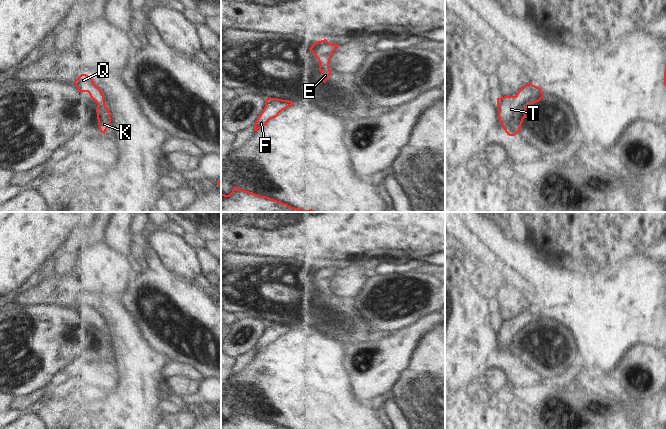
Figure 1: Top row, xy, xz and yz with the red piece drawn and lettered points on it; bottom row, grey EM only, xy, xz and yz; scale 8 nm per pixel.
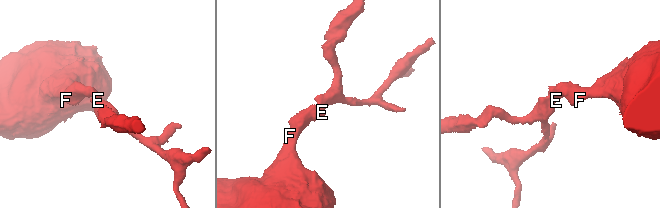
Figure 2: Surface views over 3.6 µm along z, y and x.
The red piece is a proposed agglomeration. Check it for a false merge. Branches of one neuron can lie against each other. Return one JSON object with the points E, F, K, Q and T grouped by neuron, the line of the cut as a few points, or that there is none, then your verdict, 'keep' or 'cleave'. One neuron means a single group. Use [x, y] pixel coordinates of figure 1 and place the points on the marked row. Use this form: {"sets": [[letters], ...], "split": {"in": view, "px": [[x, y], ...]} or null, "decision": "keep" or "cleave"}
{"sets": [["E", "F", "K", "Q", "T"]], "split": null, "decision": "keep"}

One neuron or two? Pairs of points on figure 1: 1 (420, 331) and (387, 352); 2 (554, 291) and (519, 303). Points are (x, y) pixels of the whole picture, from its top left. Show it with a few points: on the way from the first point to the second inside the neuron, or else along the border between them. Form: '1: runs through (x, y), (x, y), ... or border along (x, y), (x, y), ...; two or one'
1: runs through (412, 335), (395, 351); one
2: border along (504, 292), (512, 292), (522, 296), (529, 305); two

